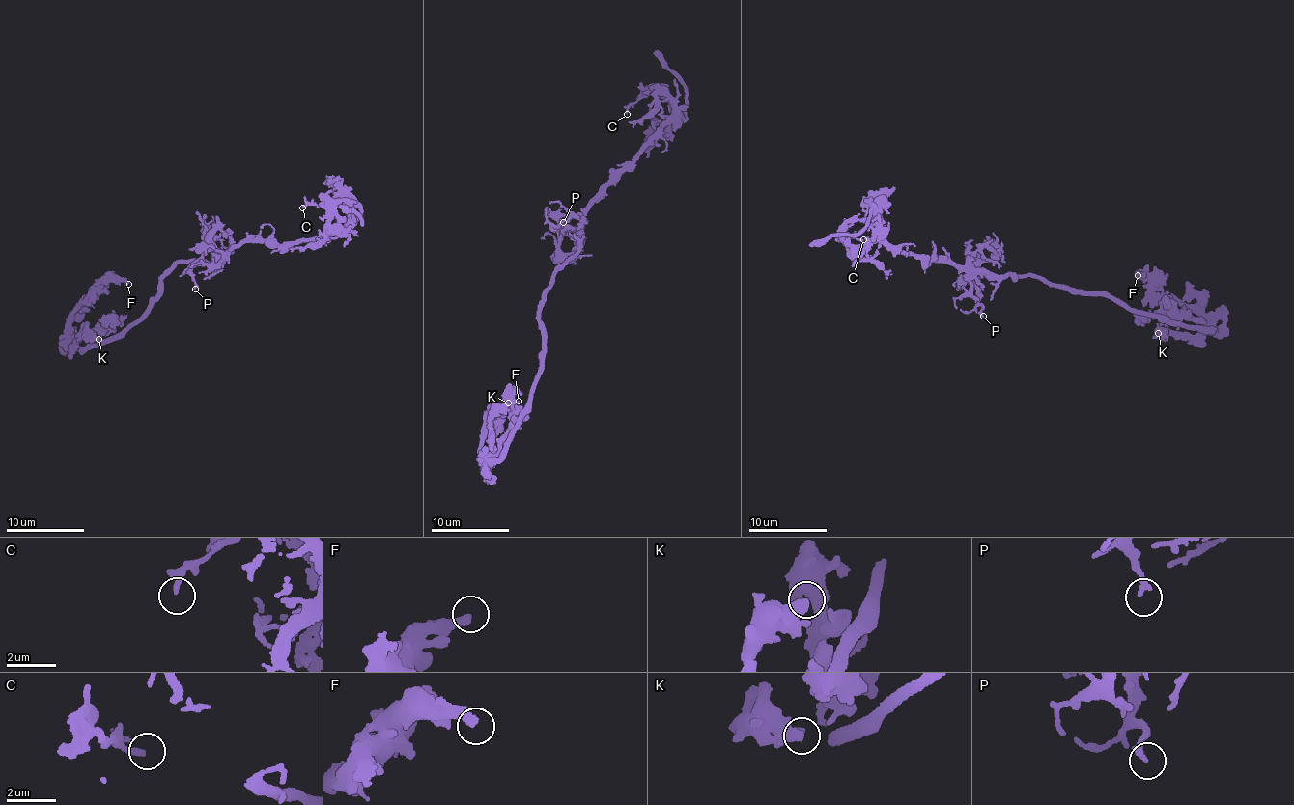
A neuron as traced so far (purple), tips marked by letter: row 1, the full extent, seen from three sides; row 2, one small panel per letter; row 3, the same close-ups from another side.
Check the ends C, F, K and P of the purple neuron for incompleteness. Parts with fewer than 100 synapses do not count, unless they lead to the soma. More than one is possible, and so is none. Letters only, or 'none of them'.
none of them

